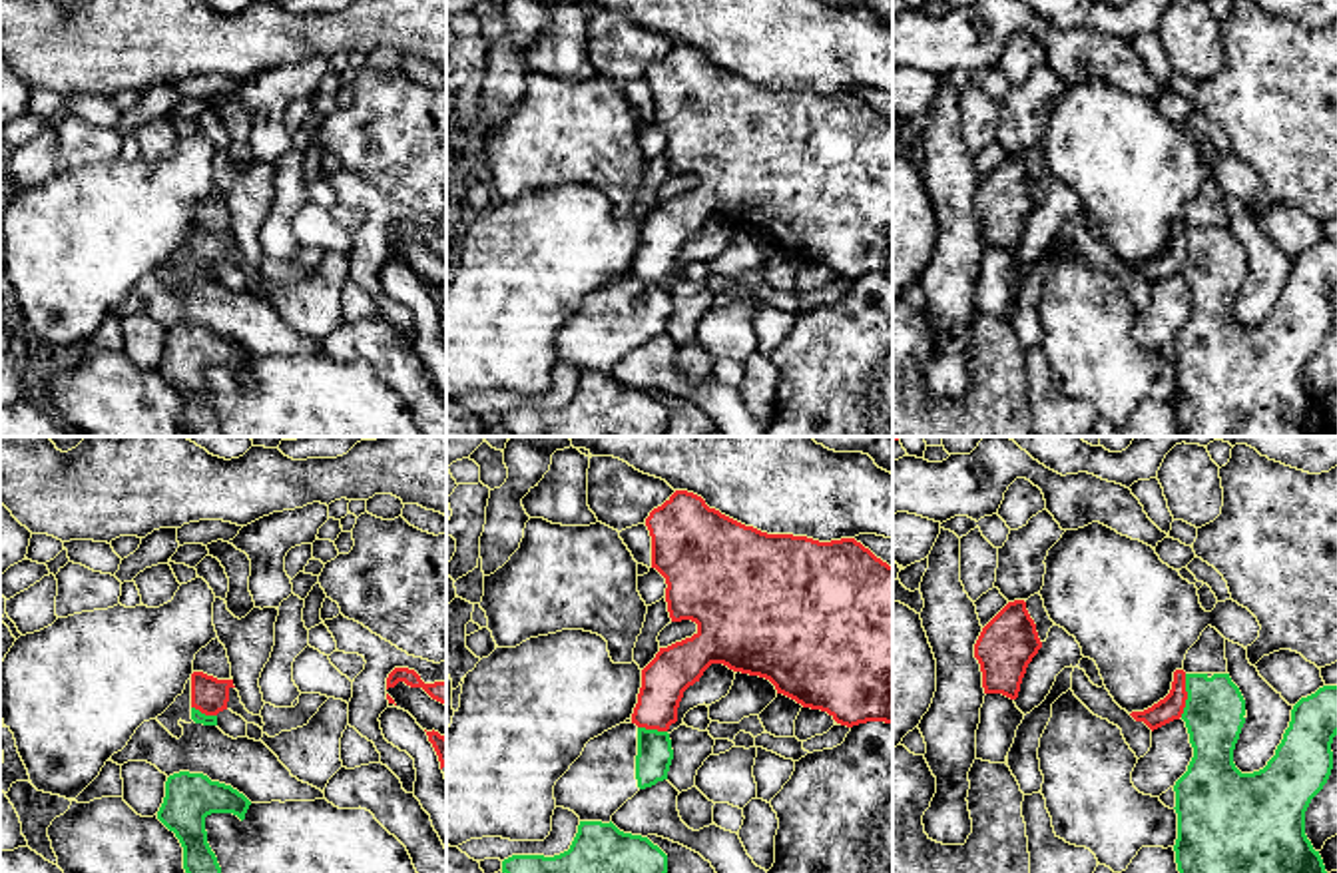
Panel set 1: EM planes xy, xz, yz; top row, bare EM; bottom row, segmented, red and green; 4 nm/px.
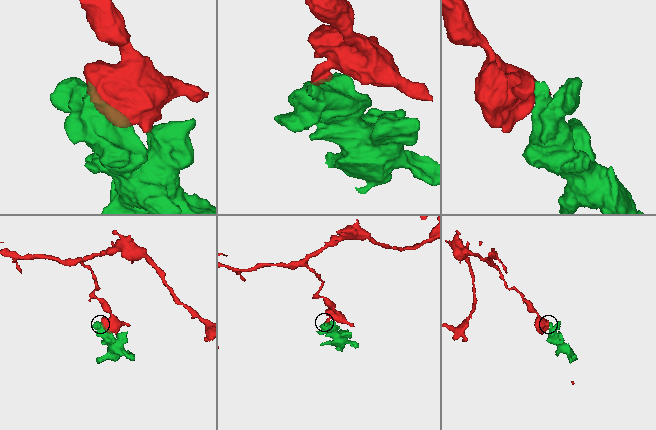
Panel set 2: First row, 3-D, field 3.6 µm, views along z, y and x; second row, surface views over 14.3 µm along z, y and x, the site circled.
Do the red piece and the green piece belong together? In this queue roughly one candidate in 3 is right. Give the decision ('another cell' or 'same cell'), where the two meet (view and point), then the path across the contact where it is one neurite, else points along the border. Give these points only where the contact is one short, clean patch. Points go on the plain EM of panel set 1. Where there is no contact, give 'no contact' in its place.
another cell | yz (1186, 250) | along yz (1186, 228), (1186, 260), (1180, 270)

